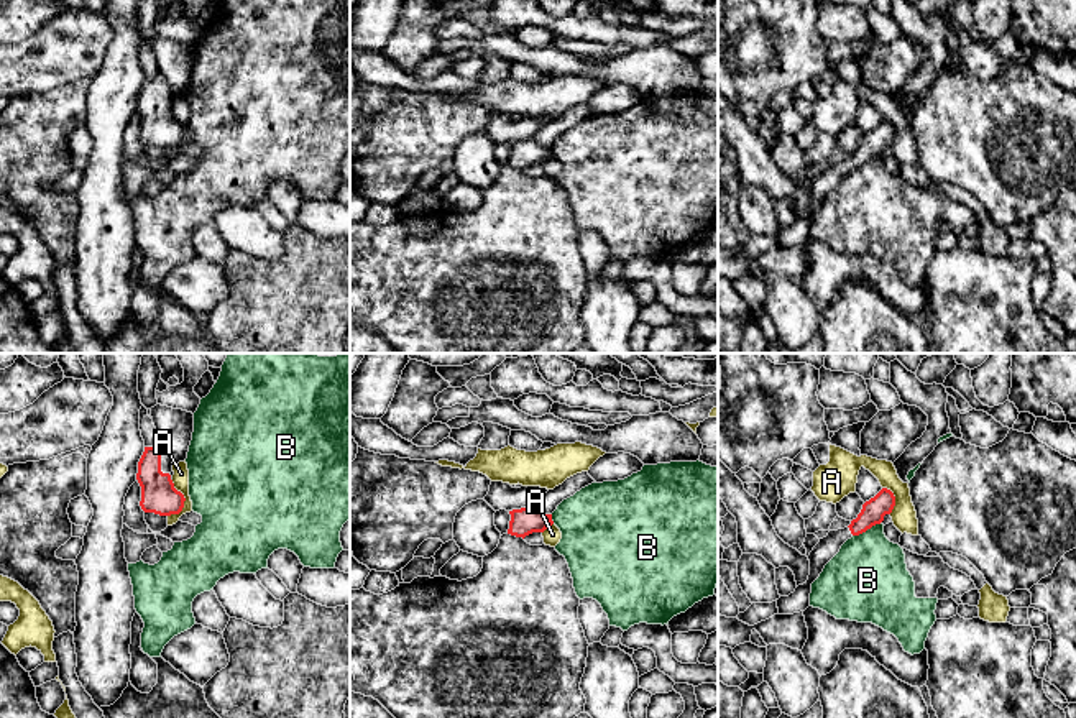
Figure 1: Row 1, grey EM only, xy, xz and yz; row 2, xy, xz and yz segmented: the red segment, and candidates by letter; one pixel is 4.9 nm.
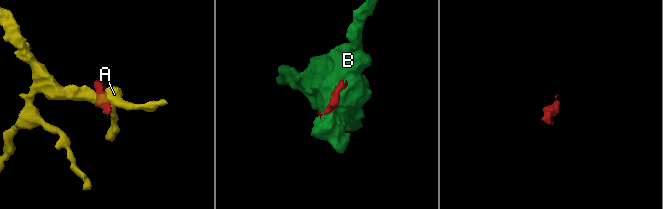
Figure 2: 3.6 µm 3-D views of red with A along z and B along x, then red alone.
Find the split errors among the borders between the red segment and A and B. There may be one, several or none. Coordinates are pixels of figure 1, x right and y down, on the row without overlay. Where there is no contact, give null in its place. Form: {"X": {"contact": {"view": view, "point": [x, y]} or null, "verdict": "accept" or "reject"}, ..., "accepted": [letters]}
{"A": {"contact": {"view": "xy", "point": [184, 132]}, "verdict": "reject"}, "B": {"contact": {"view": "yz", "point": [866, 161]}, "verdict": "reject"}, "accepted": []}

